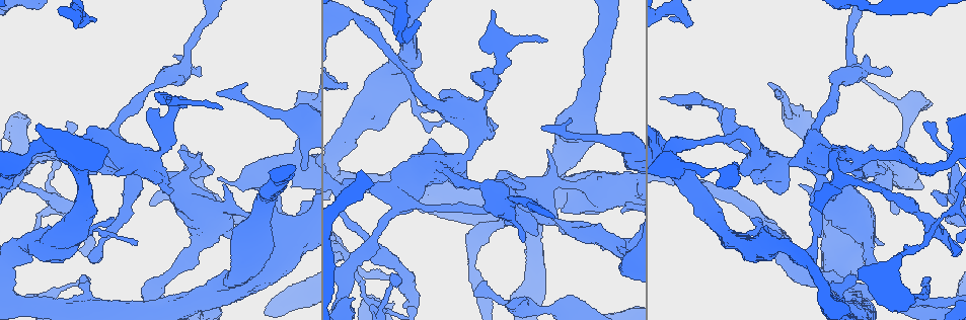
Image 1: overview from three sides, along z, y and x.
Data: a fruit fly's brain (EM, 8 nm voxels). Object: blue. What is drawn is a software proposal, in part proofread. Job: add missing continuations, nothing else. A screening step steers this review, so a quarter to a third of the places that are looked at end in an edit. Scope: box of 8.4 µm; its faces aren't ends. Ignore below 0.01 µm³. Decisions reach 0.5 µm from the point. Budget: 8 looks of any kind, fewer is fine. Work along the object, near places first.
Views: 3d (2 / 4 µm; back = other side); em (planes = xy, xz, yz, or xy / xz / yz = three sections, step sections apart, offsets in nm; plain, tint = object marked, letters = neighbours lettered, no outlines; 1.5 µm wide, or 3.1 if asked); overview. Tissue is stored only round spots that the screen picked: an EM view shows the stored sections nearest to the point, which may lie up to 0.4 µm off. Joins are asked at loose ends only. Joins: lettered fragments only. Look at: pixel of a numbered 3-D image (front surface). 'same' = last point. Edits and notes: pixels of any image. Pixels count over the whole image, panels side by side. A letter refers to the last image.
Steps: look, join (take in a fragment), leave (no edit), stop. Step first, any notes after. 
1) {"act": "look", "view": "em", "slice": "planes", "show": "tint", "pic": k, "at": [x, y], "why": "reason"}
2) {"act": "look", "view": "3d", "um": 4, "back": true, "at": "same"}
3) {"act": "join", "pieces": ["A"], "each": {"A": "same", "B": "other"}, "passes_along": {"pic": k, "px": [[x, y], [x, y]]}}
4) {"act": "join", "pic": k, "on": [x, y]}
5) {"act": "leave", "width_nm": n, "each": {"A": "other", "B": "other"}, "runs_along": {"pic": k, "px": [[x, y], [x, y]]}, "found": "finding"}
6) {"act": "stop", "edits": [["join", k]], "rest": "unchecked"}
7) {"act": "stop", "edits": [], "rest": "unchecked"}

{"act": "look", "view": "em", "slice": "planes", "show": "letters", "pic": 1, "at": [888, 74], "why": "free end"}

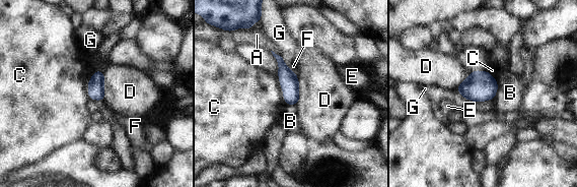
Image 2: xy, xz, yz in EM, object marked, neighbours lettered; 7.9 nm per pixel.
{"act": "leave", "width_nm": 130, "each": {"A": "other", "B": "other", "C": "other", "D": "other", "E": "other", "F": "other", "G": "other"}, "found": "no lettered fragment goes on from it"}

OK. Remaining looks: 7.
{"act": "look", "view": "em", "slice": "xz", "step": 8, "show": "letters", "pic": 1, "at": [853, 279], "why": "branch stops here"}

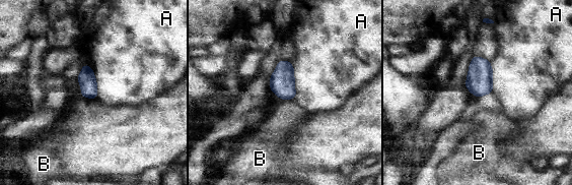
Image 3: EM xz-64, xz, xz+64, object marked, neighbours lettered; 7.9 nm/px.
{"act": "leave", "width_nm": 140, "each": {"A": "other", "B": "other"}, "border": {"pic": 3, "px": [[291, 99], [284, 101]]}, "found": "no lettered fragment goes on from it"}

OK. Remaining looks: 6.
{"act": "look", "view": "em", "slice": "planes", "show": "plain", "pic": 1, "at": [495, 127], "why": "branch stops here"}

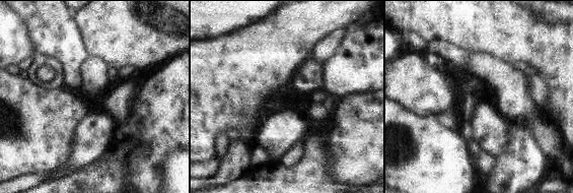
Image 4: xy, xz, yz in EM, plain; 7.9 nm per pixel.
{"act": "look", "view": "em", "slice": "planes", "show": "letters", "at": "same"}

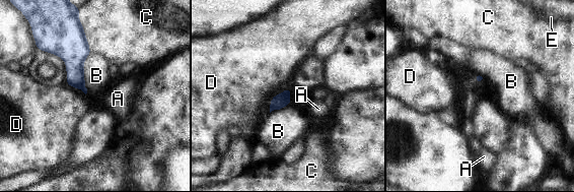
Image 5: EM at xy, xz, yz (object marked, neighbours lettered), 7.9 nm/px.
{"act": "leave", "each": {"A": "other", "B": "other", "C": "other", "D": "other", "E": "other"}, "border": {"pic": 5, "px": [[90, 52], [83, 64], [85, 93]]}, "found": "no lettered fragment goes on from it"}

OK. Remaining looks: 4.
{"act": "stop", "edits": [], "rest": "unchecked"}

